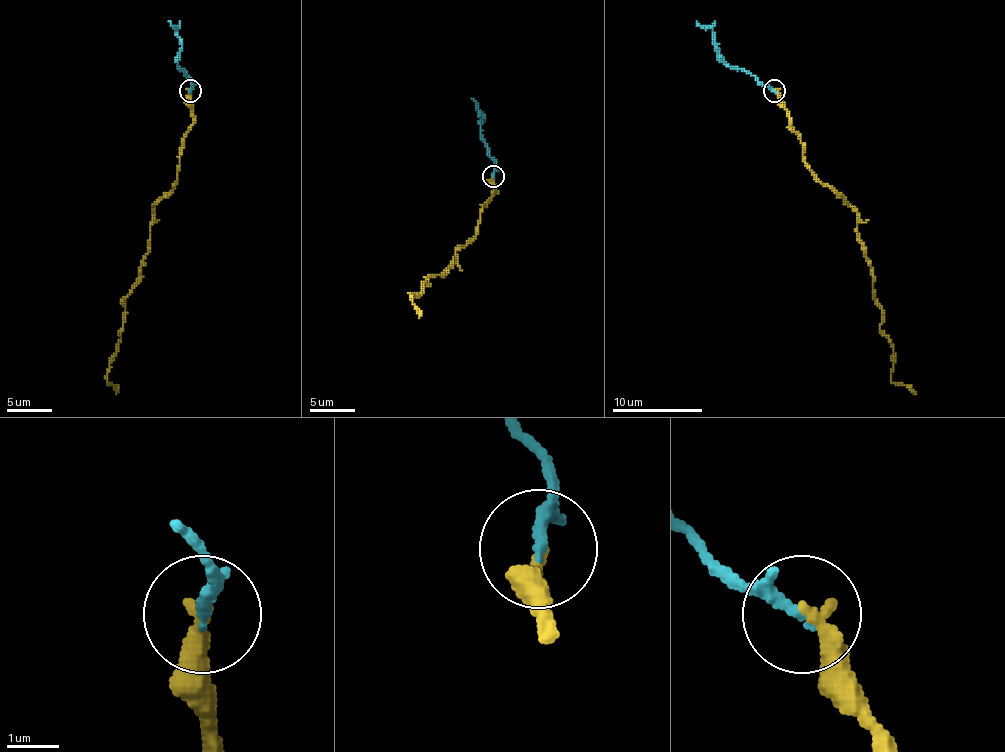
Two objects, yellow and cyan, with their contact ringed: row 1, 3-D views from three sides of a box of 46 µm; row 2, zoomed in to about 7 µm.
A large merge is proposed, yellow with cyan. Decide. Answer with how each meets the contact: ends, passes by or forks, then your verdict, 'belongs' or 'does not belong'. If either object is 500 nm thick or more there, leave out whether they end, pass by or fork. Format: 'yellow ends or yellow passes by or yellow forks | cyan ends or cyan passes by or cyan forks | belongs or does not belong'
yellow ends | cyan ends | belongs

